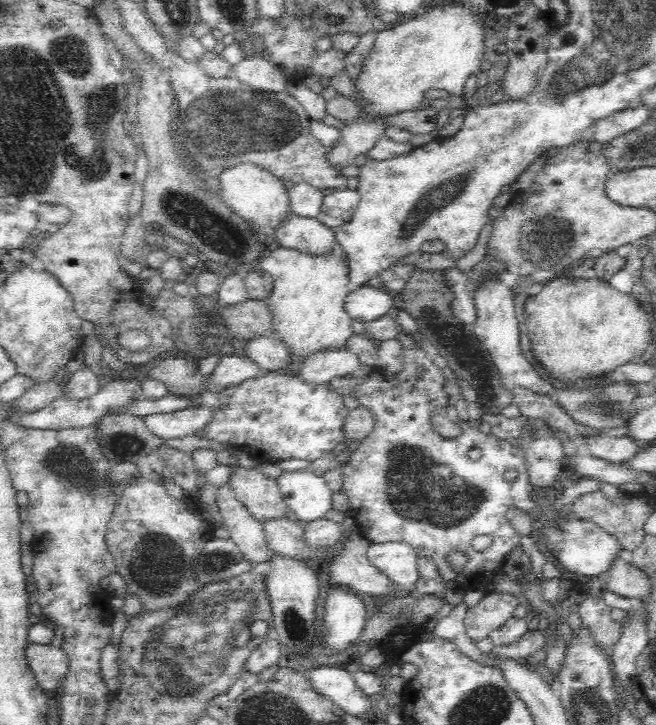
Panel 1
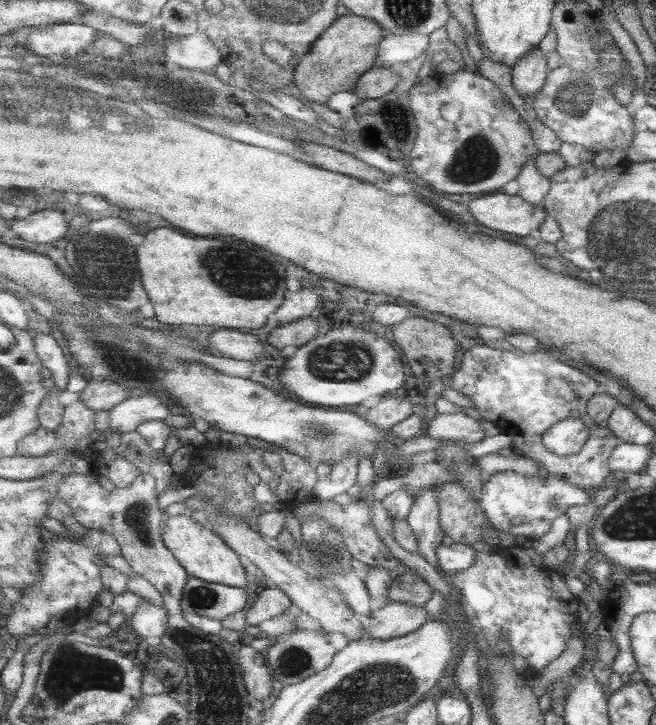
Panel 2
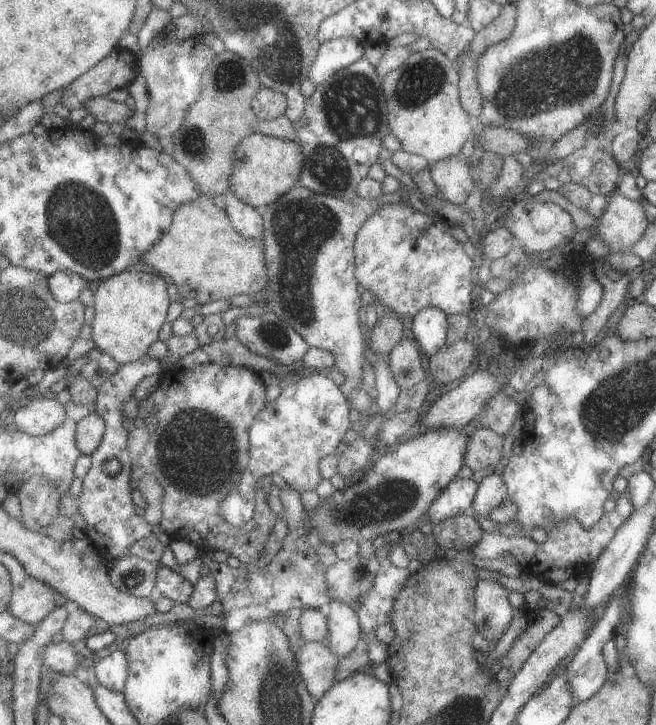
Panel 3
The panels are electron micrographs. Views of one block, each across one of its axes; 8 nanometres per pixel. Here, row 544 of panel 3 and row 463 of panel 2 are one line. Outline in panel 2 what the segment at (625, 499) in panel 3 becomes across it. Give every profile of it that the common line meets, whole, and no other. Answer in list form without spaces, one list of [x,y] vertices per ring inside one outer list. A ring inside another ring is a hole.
[[[487,344],[487,346],[475,346],[473,350],[467,350],[463,354],[461,368],[459,372],[455,372],[449,386],[455,392],[467,396],[473,402],[475,410],[489,422],[495,422],[503,430],[503,434],[515,438],[513,444],[515,456],[537,460],[549,472],[549,476],[565,478],[581,488],[591,490],[591,488],[609,486],[609,478],[613,478],[613,472],[609,468],[609,458],[621,442],[613,434],[613,430],[599,428],[595,418],[591,418],[589,414],[589,402],[591,398],[595,398],[599,386],[597,380],[593,380],[593,376],[575,372],[571,366],[547,354],[547,350],[527,356],[513,356],[503,348],[493,350]],[[567,418],[583,420],[589,426],[591,434],[581,454],[563,458],[551,454],[545,448],[543,438],[555,424]]]

